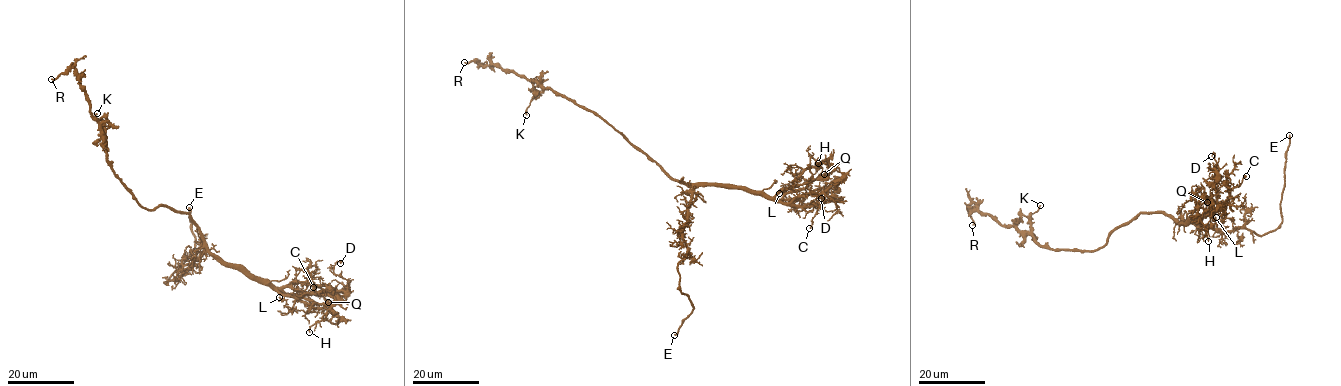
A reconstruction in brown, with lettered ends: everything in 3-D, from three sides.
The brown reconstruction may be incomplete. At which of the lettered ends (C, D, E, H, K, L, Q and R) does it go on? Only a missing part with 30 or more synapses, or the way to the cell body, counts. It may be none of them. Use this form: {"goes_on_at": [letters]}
{"goes_on_at": ["E"]}

